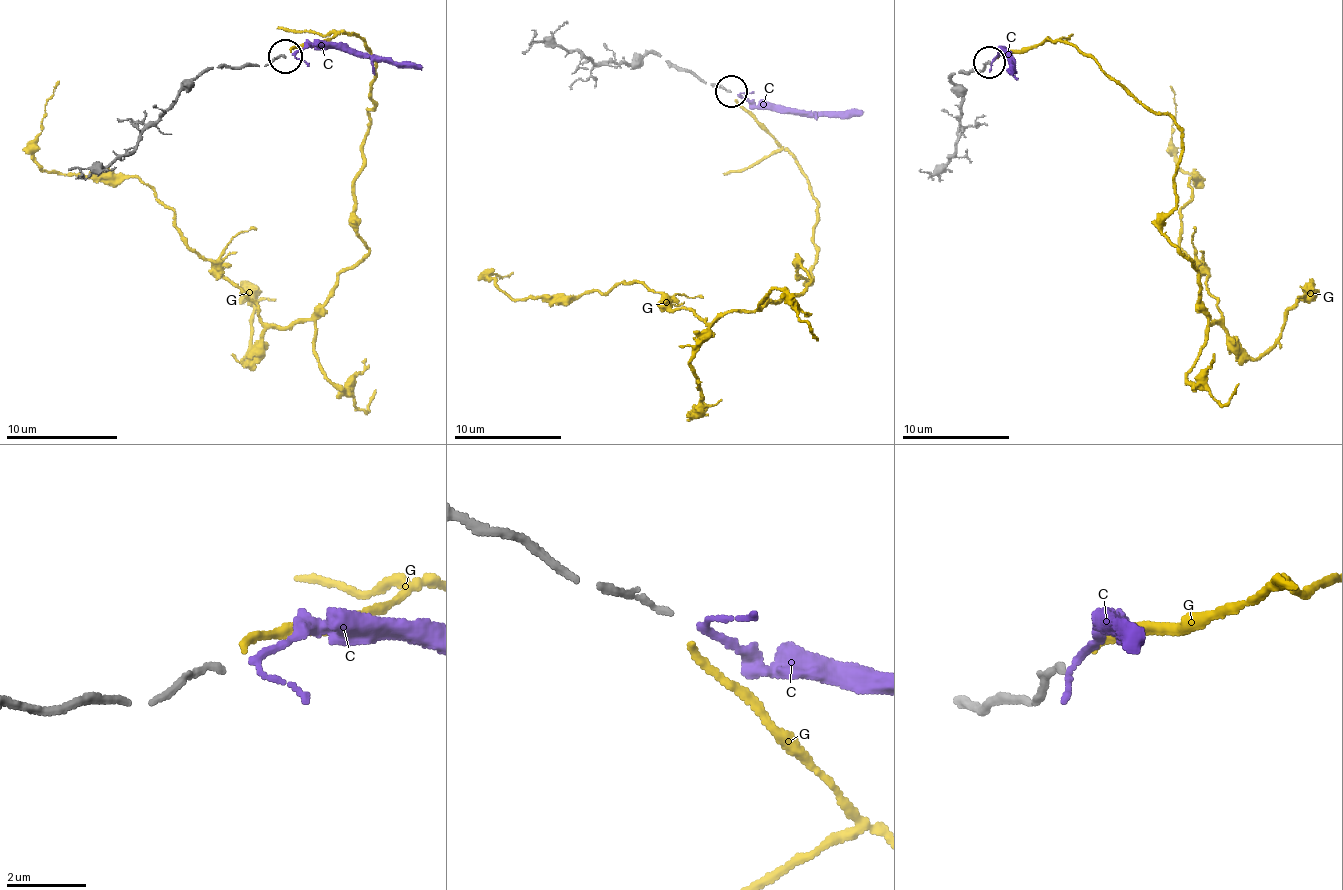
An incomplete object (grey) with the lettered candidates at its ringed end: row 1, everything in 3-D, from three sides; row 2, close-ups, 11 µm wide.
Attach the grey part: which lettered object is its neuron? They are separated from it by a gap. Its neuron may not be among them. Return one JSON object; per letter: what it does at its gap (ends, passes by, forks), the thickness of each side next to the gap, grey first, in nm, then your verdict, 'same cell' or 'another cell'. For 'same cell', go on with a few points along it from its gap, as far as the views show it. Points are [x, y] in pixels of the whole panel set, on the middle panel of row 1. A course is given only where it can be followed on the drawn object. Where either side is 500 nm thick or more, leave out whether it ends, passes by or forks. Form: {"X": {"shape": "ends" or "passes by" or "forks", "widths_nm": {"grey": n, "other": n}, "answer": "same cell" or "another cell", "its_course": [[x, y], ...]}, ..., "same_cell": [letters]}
{"C": {"shape": "passes by", "widths_nm": {"grey": 170, "other": 140}, "answer": "same cell", "its_course": [[737, 93], [758, 107], [862, 115]]}, "G": {"shape": "ends", "widths_nm": {"grey": 170, "other": 190}, "answer": "another cell"}, "same_cell": ["C"]}

